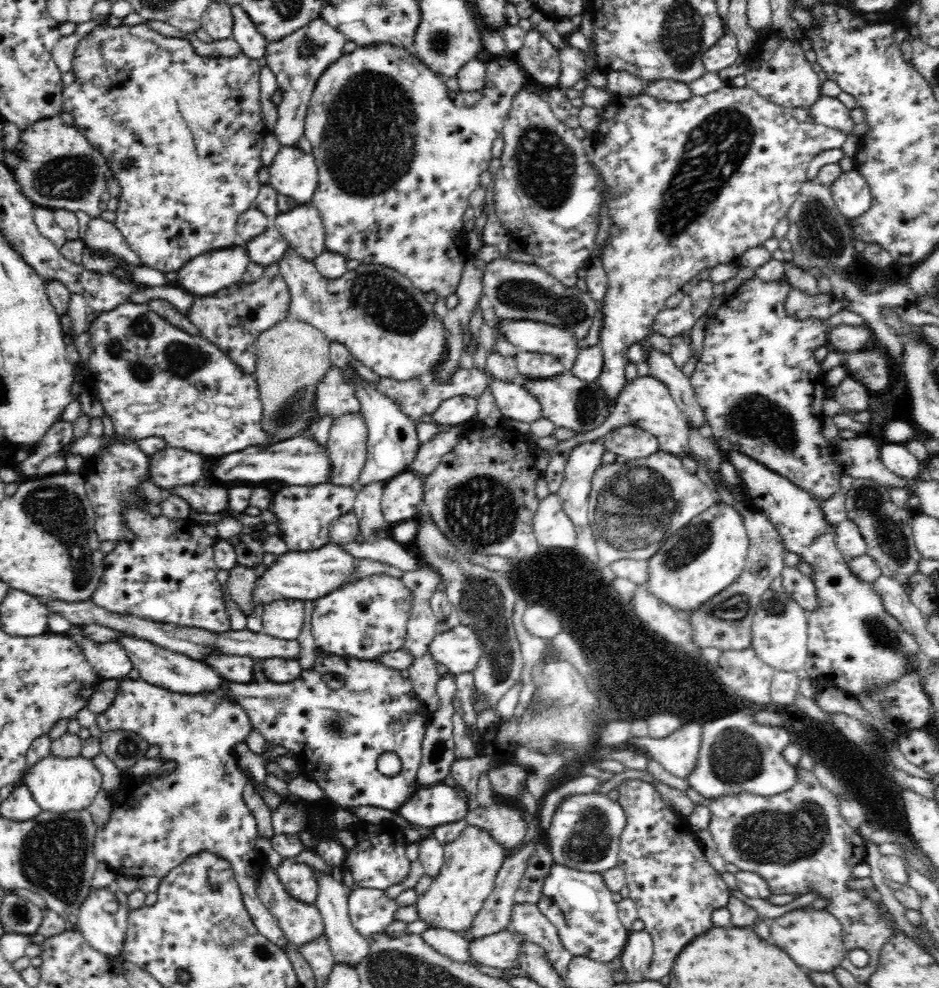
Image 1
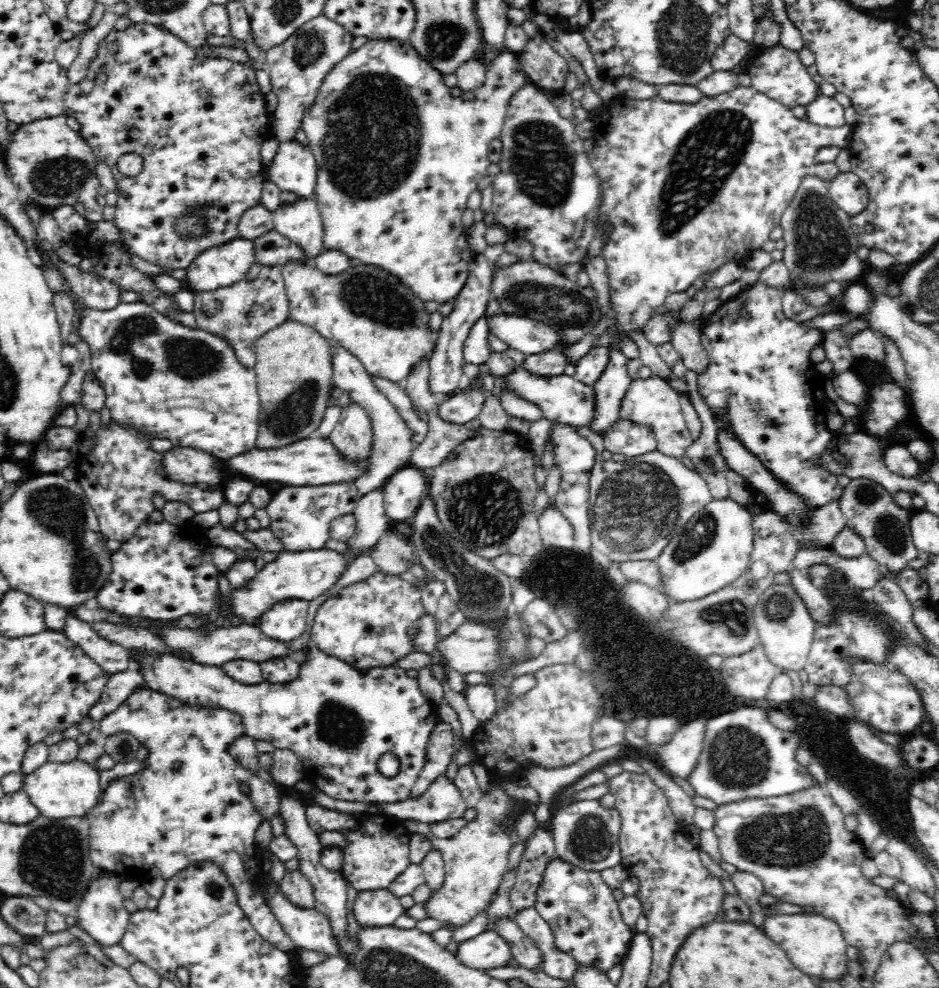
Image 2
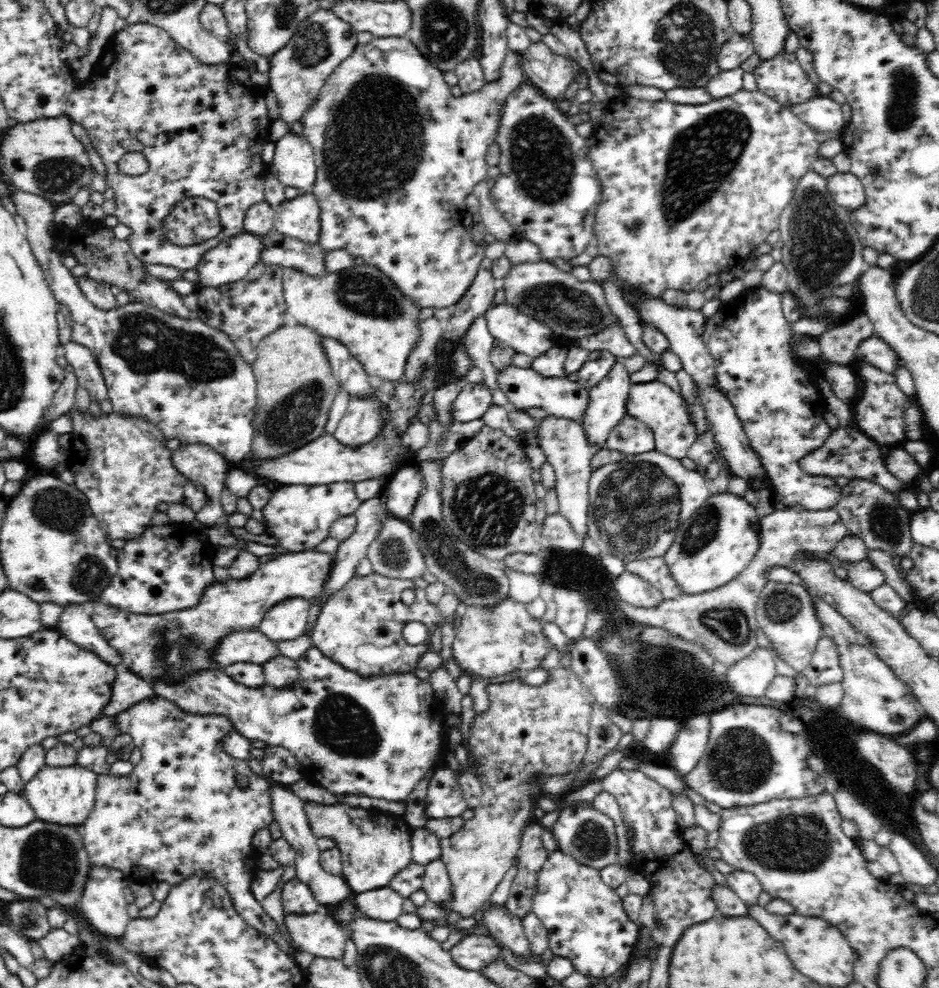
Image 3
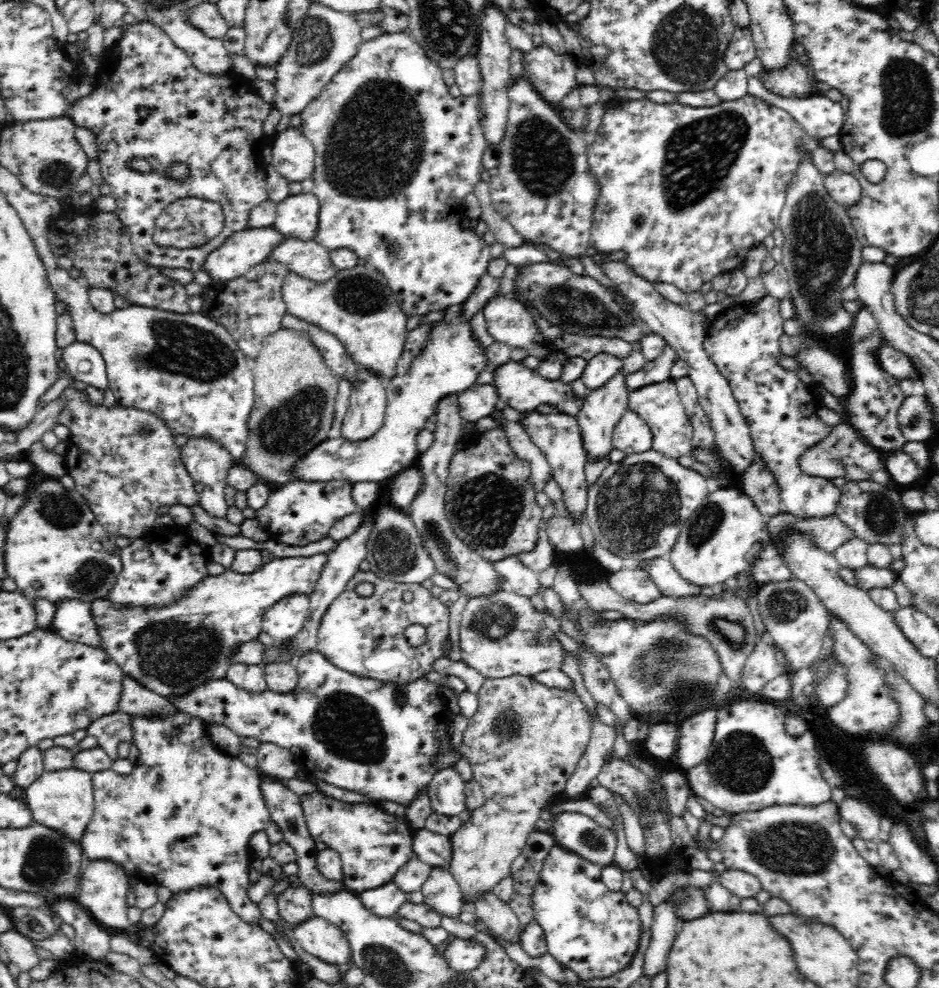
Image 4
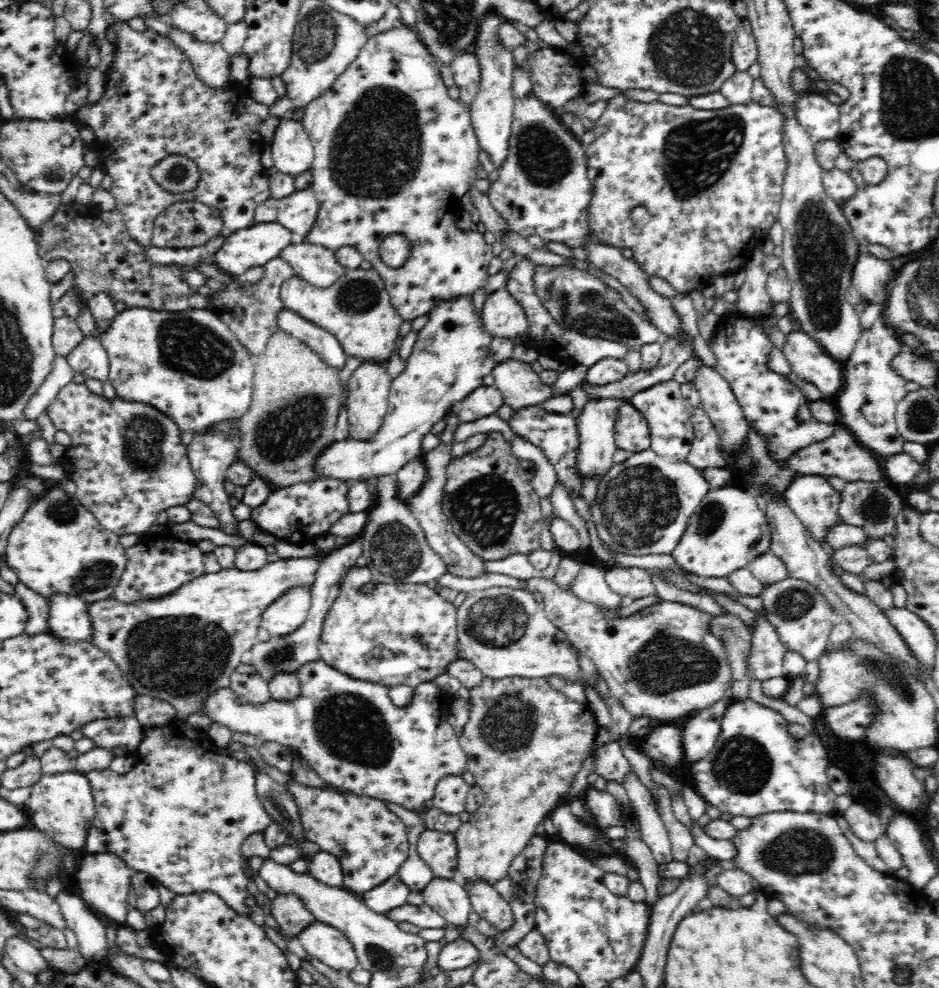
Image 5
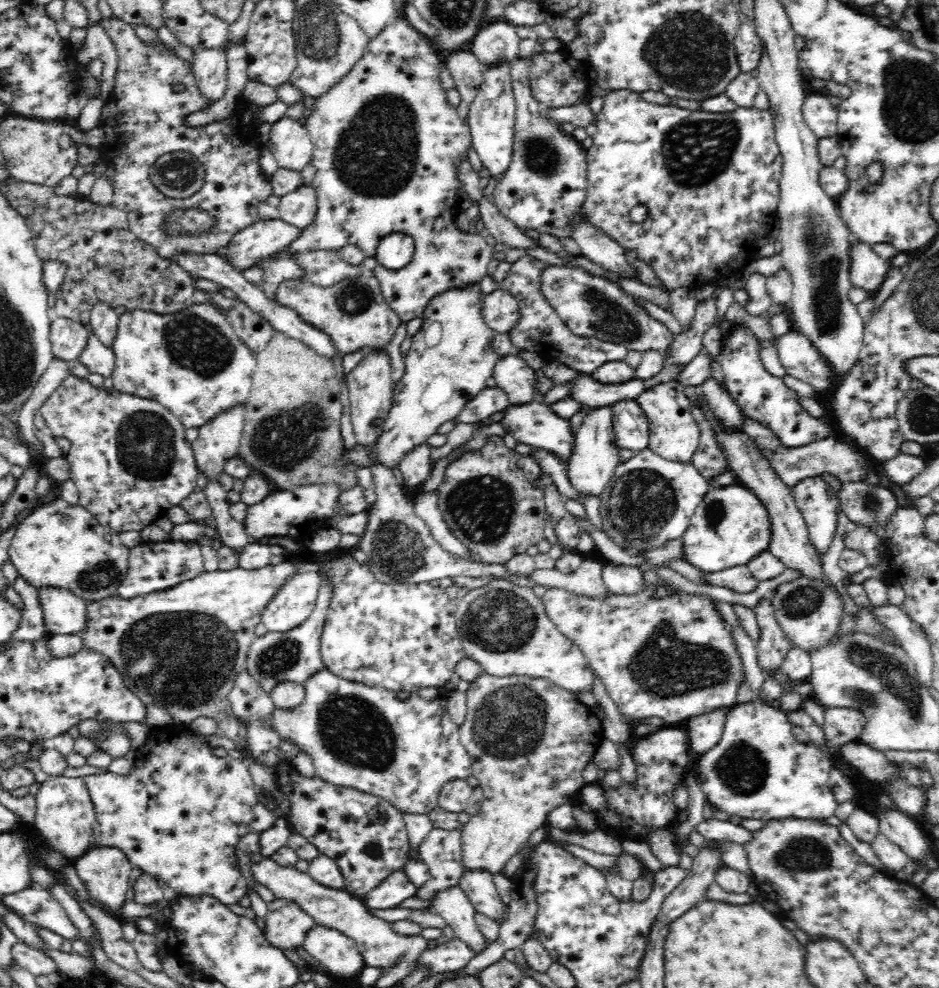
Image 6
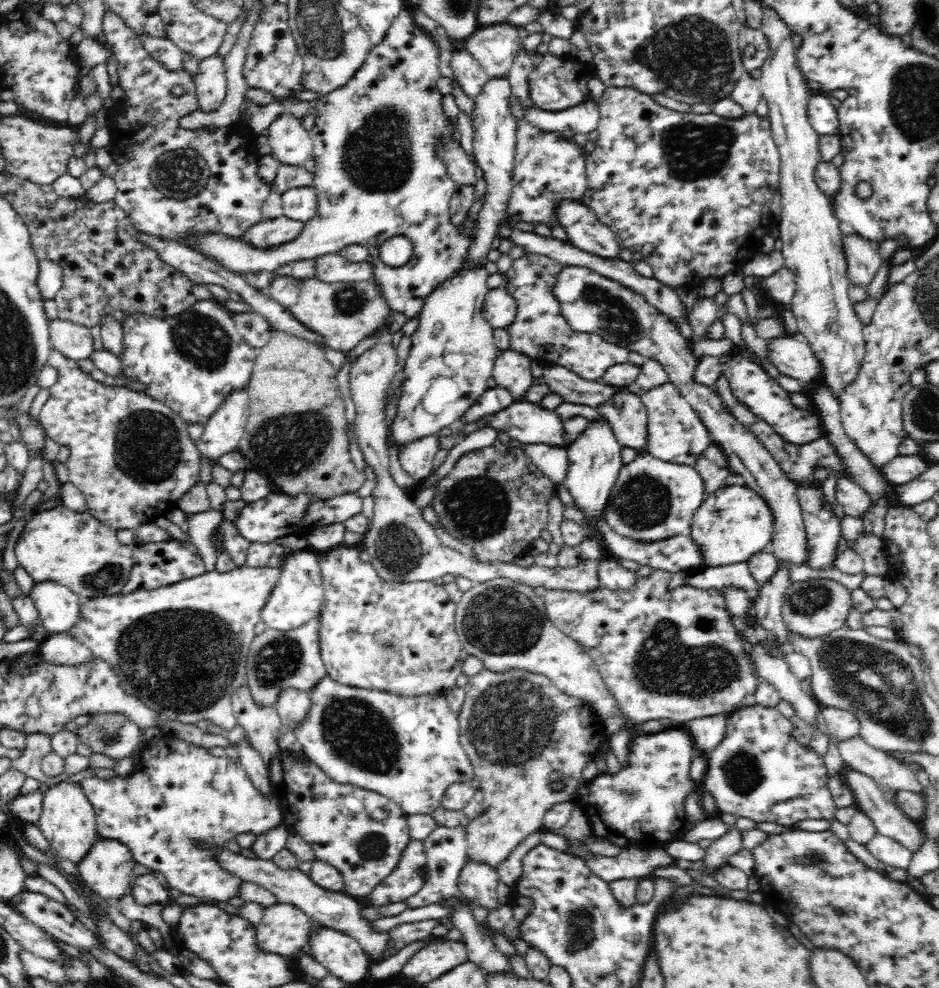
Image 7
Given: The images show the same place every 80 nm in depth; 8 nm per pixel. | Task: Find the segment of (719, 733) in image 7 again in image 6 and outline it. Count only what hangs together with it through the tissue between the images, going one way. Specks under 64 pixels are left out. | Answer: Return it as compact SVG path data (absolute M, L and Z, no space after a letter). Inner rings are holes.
M719 708L688 720L689 748L693 756L701 756L720 742L727 711Z

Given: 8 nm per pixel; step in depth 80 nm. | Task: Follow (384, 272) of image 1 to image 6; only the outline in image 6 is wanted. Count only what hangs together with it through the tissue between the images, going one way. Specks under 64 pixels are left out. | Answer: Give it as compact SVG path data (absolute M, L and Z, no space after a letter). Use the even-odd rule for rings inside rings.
M374 273L341 280L332 286L318 286L302 279L282 280L276 288L274 300L295 310L302 320L330 336L335 350L349 354L359 349L367 352L385 349L402 320L386 302Z

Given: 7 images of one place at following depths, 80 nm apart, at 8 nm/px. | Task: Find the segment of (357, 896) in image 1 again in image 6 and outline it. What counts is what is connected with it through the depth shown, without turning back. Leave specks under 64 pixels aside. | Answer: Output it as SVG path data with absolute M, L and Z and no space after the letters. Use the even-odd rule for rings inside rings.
M403 867L392 873L377 888L361 898L368 908L386 910L416 896L418 887L408 879Z

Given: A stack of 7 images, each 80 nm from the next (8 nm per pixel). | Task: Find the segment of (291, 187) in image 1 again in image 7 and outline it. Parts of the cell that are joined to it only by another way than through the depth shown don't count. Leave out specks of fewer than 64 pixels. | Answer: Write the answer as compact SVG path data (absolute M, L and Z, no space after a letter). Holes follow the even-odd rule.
M284 113L268 129L268 144L278 162L303 165L313 154L314 142L301 119Z

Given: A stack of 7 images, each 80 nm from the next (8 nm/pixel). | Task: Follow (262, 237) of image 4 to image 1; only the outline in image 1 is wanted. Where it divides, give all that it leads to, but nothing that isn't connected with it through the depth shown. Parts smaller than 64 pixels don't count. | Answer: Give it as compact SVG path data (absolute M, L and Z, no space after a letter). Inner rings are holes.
M246 244L204 252L178 271L174 285L193 295L211 295L238 283L250 261Z

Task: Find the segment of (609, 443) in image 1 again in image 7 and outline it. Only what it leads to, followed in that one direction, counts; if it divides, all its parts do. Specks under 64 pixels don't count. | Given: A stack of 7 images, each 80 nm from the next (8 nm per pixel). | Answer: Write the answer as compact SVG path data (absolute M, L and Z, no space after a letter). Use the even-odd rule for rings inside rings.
M634 388L622 389L610 401L598 406L597 411L610 425L621 445L645 449L648 416L641 392Z

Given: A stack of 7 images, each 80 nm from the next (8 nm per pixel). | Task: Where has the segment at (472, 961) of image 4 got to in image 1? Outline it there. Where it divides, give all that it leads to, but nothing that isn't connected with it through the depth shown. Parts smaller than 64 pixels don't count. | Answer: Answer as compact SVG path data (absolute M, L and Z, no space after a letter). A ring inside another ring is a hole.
M507 928L488 936L478 936L468 942L468 953L472 961L482 967L519 967L519 949L525 936Z

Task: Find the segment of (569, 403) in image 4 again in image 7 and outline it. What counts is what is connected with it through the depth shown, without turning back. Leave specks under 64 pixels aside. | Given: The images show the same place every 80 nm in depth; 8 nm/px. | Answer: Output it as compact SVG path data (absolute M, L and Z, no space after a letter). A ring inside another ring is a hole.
M512 349L500 352L495 361L493 379L497 387L512 392L516 401L525 400L528 388L535 385L531 374L531 359Z

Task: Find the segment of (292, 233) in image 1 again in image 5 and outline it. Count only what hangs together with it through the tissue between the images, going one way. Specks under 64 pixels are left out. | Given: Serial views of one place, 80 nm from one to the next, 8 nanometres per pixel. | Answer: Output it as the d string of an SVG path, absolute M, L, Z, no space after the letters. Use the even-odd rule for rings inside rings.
M311 188L296 189L292 194L278 199L277 221L299 239L315 225L319 208L319 200Z

